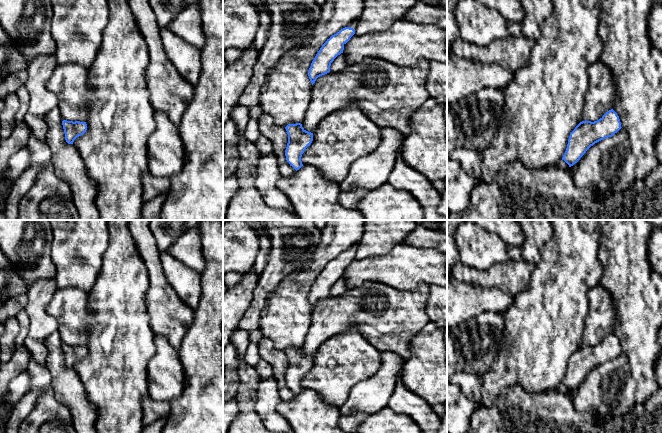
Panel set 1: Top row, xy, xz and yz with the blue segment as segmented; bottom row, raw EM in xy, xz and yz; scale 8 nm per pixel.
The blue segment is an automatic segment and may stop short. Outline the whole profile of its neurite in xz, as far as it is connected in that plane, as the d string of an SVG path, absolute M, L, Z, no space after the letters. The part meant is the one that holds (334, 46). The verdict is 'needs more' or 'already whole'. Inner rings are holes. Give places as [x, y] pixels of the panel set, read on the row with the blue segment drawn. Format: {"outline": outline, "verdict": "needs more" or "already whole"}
{"outline": "M358 20L350 23L348 27L345 27L336 34L332 35L322 45L312 61L308 71L308 76L312 85L315 83L318 77L330 72L331 63L338 55L343 53L344 45L355 34L354 28L357 24L357 21Z", "verdict": "needs more"}

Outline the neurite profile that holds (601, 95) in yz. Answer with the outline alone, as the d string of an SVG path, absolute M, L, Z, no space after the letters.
M600 61L588 67L589 87L585 94L584 111L580 122L597 121L613 108L617 86L612 72Z

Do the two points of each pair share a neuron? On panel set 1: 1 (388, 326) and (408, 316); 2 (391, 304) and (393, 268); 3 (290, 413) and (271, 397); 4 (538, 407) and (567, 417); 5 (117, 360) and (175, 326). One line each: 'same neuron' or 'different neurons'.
1: same neuron
2: different neurons
3: different neurons
4: same neuron
5: different neurons

